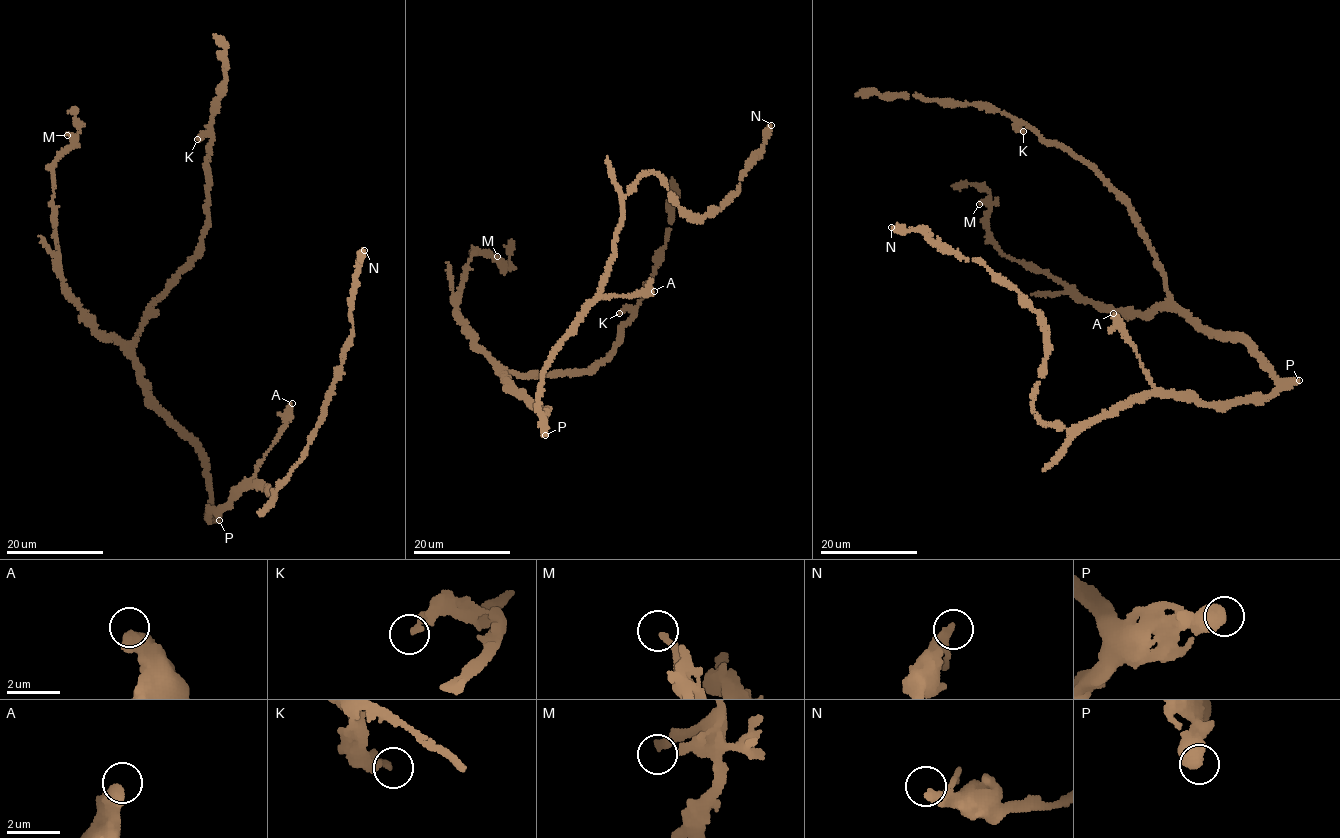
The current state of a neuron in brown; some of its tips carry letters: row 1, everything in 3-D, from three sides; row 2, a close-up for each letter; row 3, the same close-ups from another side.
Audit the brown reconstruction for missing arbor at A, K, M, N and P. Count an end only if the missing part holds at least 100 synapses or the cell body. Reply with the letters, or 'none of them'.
none of them

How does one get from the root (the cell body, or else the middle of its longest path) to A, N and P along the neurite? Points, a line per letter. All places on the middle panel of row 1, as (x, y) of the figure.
A: (545, 417), (538, 402), (542, 373), (577, 318), (600, 298), (630, 297), (642, 291), (644, 295), (654, 291)
N: (545, 417), (542, 373), (597, 293), (627, 189), (650, 171), (695, 221), (712, 214), (737, 192), (771, 125)
P: (545, 417), (545, 435)

